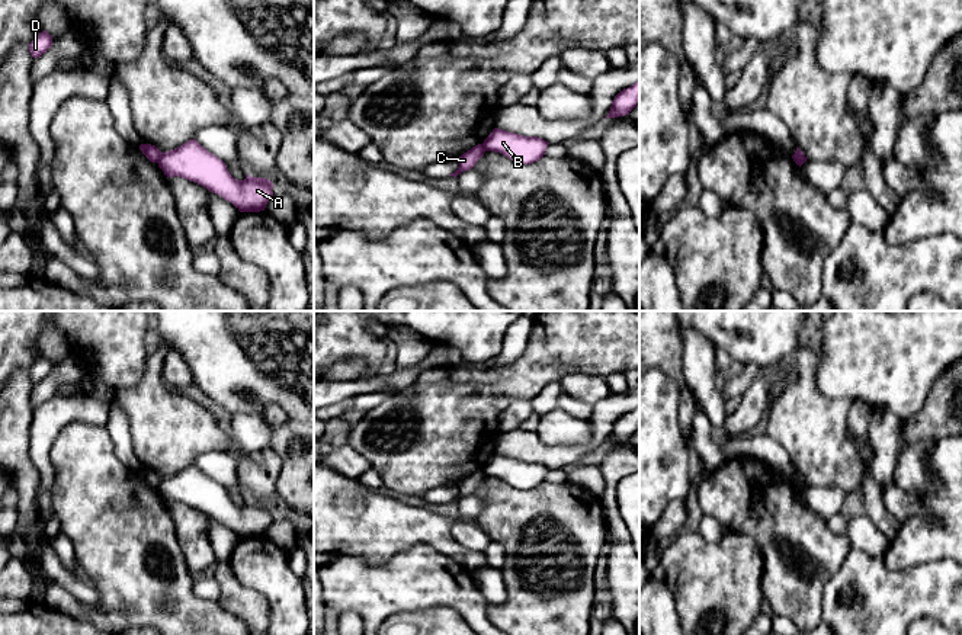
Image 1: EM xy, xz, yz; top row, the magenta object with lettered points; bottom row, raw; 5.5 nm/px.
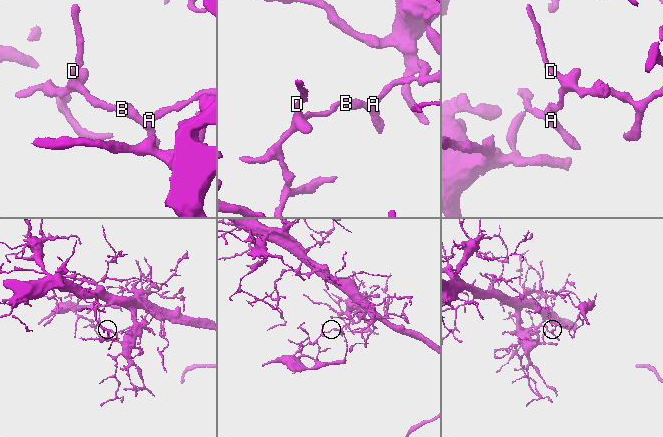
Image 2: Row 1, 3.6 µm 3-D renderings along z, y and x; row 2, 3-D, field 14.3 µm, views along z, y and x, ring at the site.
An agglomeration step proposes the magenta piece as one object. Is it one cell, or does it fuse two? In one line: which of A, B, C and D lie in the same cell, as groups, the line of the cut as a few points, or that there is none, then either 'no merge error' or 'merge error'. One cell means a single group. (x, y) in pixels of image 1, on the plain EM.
A B / C D | xy (162, 478), (157, 487) | merge error

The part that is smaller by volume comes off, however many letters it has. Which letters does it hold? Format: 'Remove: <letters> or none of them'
Remove: C, D

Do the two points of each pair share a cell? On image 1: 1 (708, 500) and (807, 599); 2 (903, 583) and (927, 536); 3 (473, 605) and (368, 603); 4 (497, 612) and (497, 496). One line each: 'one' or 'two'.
1: one
2: two
3: one
4: one

